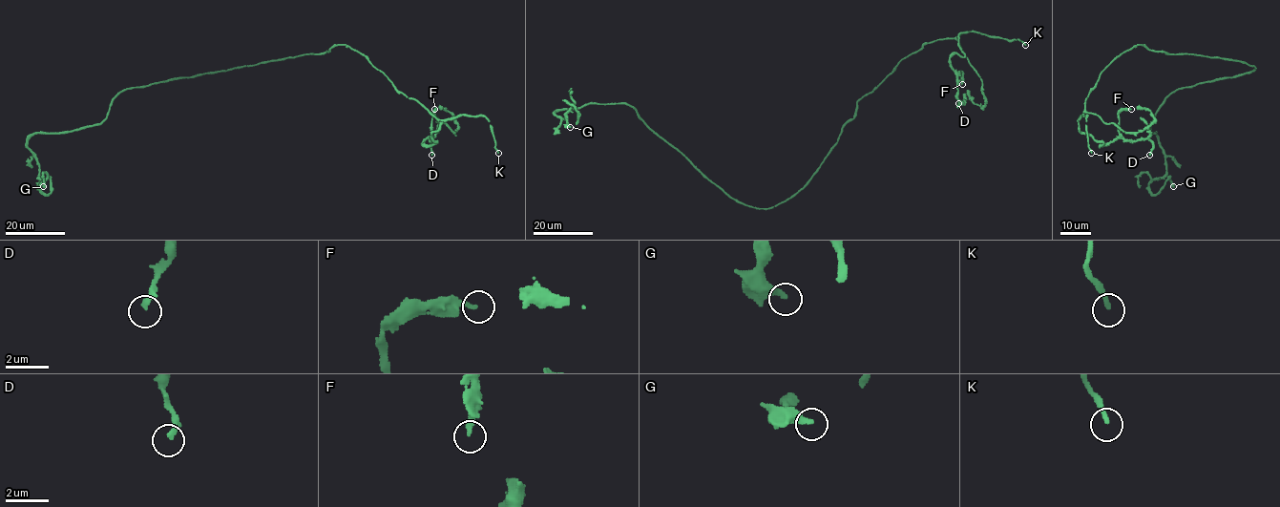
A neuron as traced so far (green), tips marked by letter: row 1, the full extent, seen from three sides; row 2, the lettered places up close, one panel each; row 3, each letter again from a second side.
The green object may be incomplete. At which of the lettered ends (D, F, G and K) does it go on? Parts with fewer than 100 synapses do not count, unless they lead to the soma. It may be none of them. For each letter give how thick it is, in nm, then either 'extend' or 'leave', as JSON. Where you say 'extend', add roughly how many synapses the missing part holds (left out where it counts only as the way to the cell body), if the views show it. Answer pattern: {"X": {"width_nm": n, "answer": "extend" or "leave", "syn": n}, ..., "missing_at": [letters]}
{"D": {"width_nm": 200, "answer": "leave"}, "F": {"width_nm": 240, "answer": "leave"}, "G": {"width_nm": 320, "answer": "leave"}, "K": {"width_nm": 200, "answer": "leave"}, "missing_at": []}

